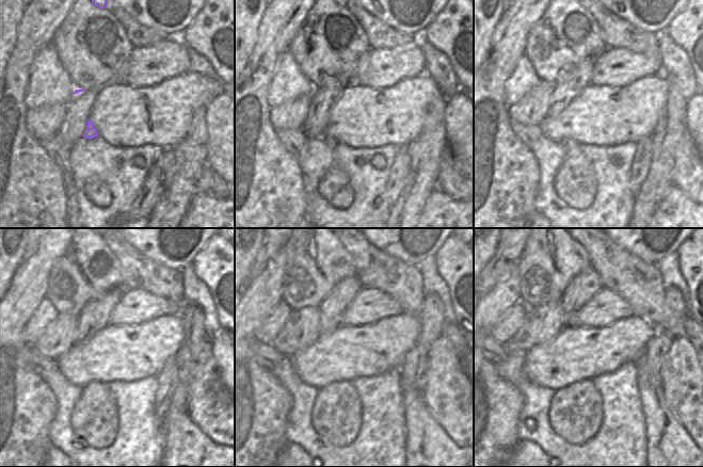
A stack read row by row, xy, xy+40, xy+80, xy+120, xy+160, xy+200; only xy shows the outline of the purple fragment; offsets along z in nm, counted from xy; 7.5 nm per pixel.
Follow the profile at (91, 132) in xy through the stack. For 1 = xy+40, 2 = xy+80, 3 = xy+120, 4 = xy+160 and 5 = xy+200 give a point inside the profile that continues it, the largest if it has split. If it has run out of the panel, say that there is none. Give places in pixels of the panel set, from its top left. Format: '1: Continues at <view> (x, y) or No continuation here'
1: Continues at xy+40 (331, 142)
2: Continues at xy+80 (575, 183)
3: Continues at xy+120 (95, 419)
4: Continues at xy+160 (336, 416)
5: Continues at xy+200 (575, 414).

